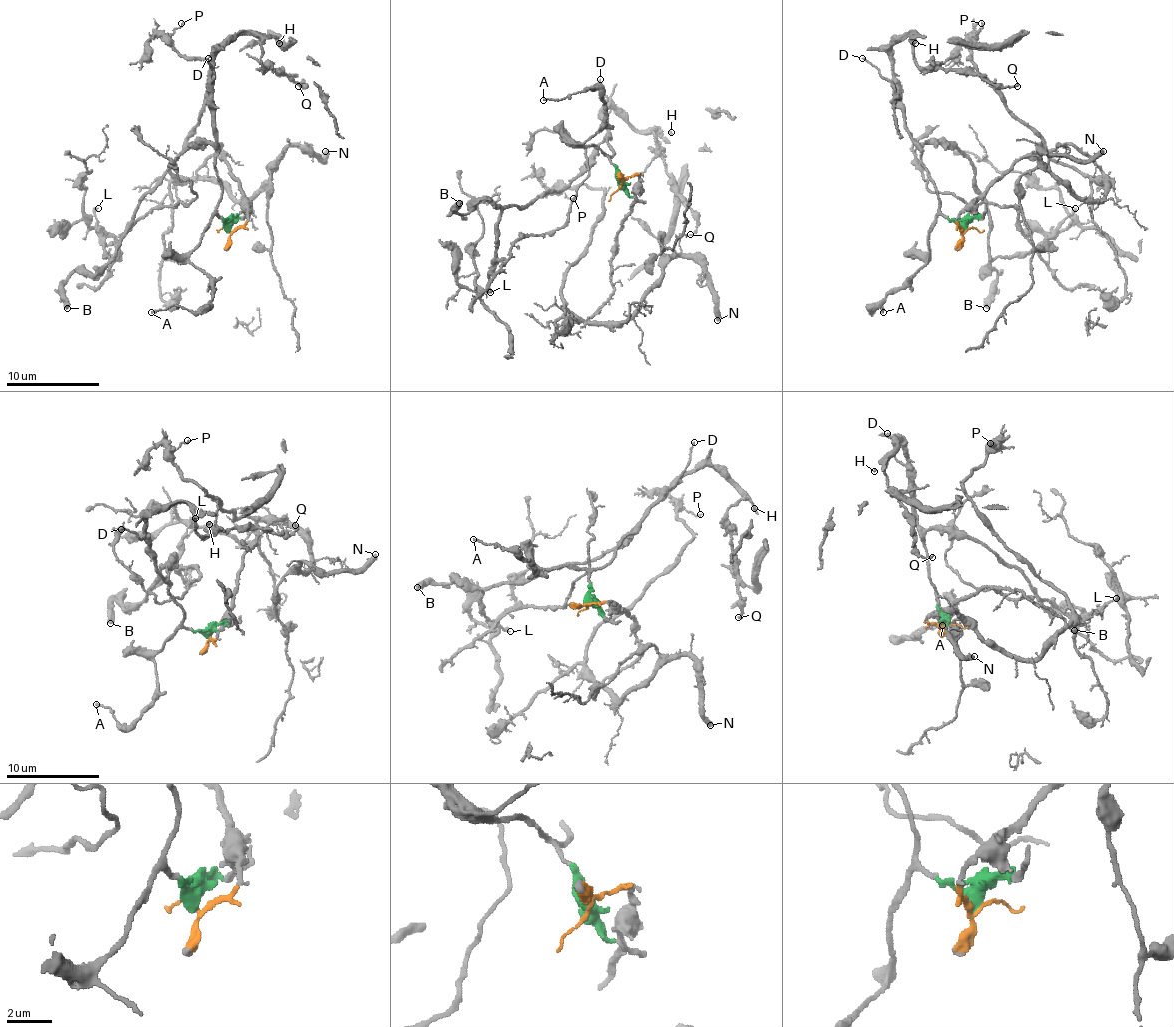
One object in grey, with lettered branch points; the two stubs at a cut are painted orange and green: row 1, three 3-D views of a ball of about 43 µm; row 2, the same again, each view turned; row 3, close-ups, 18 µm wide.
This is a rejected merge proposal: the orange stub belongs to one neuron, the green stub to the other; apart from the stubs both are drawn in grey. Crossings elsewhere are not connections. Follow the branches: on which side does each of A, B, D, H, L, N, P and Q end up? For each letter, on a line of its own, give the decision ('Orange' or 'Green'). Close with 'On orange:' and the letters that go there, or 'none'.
A: Green
B: Green
D: Green
H: Green
L: Green
N: Orange
P: Orange
Q: Green
On orange: N, P

